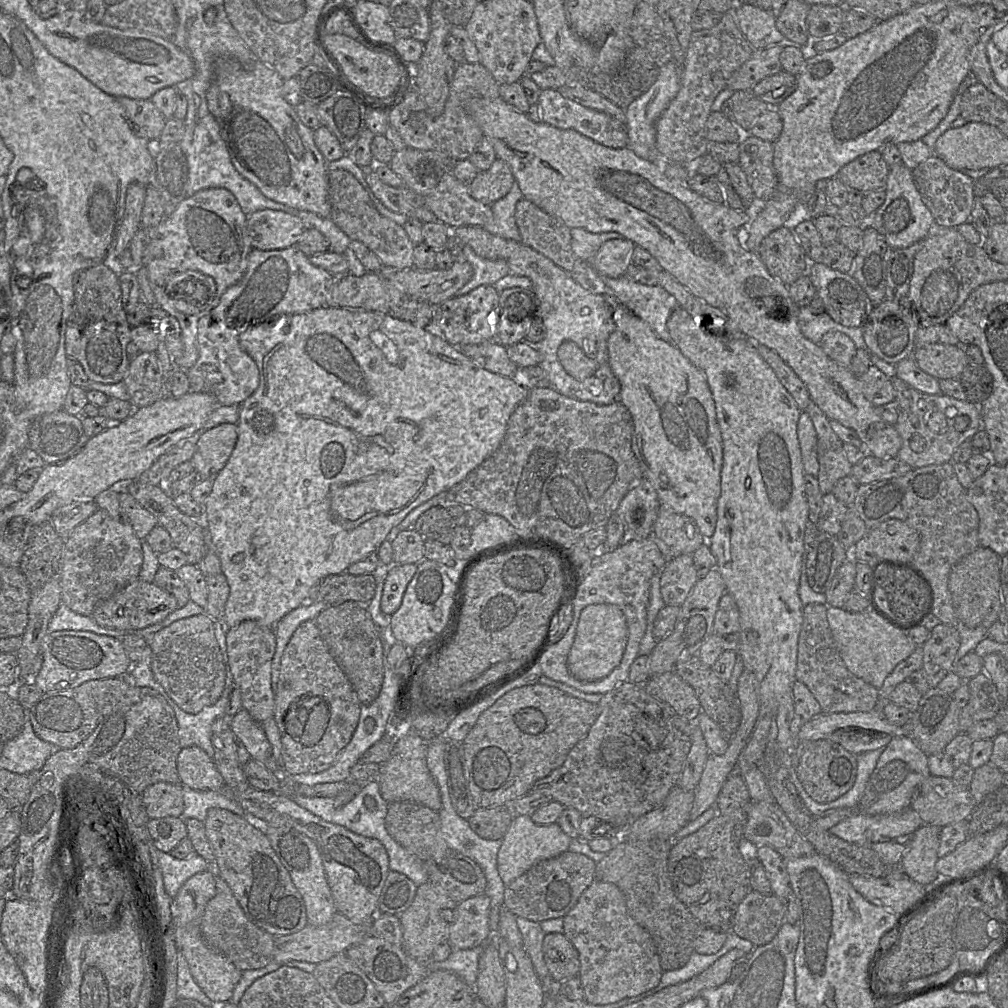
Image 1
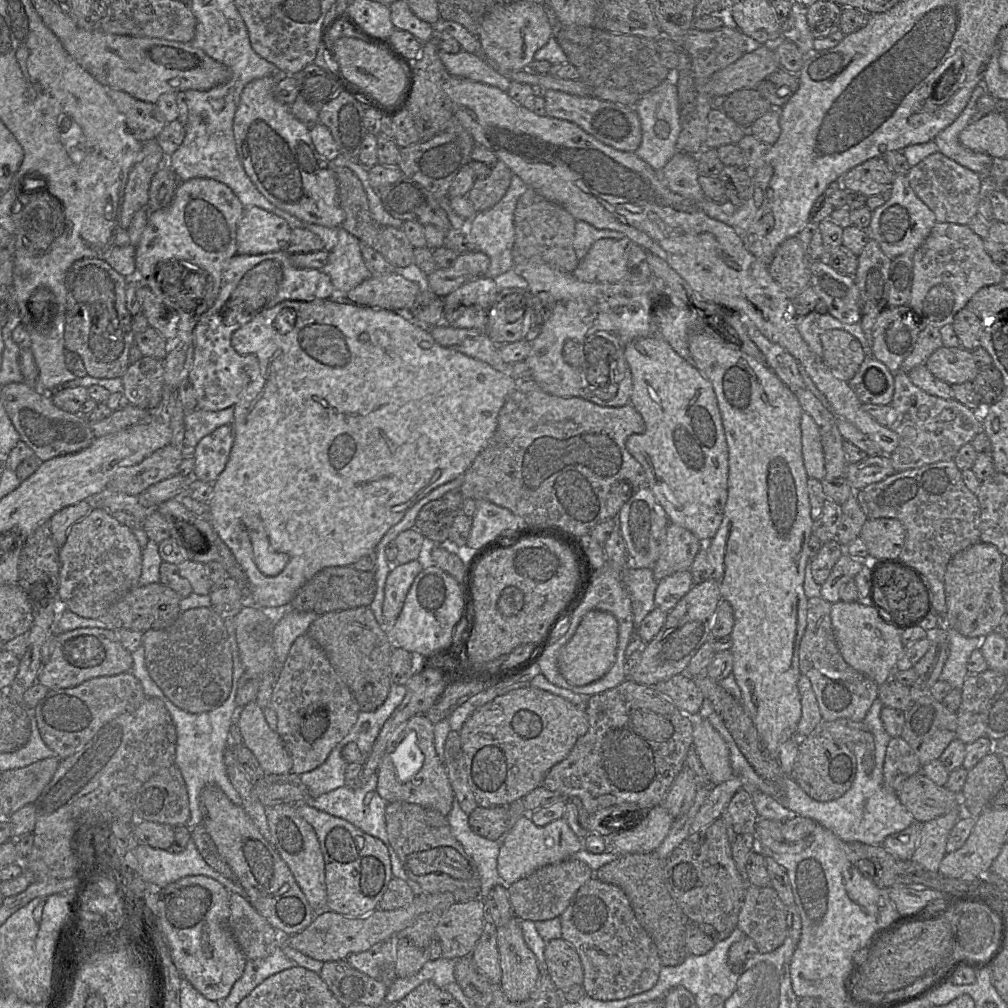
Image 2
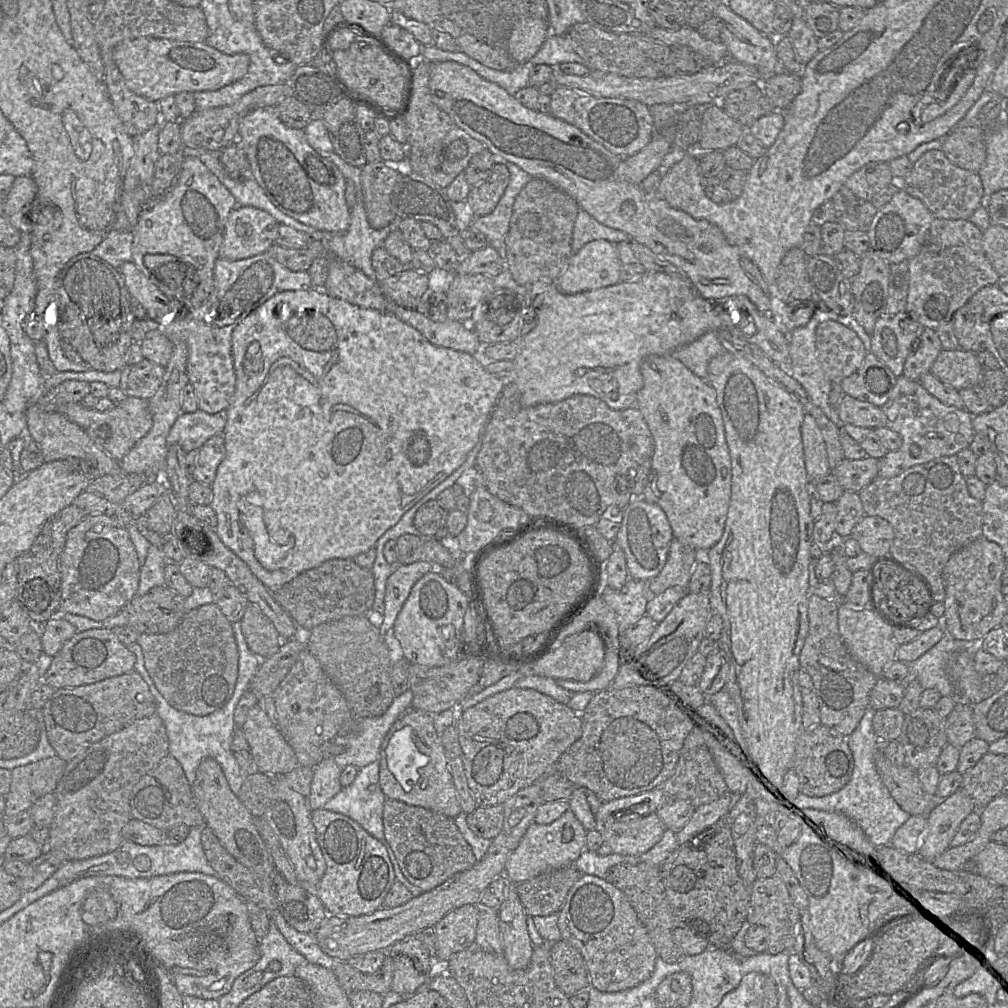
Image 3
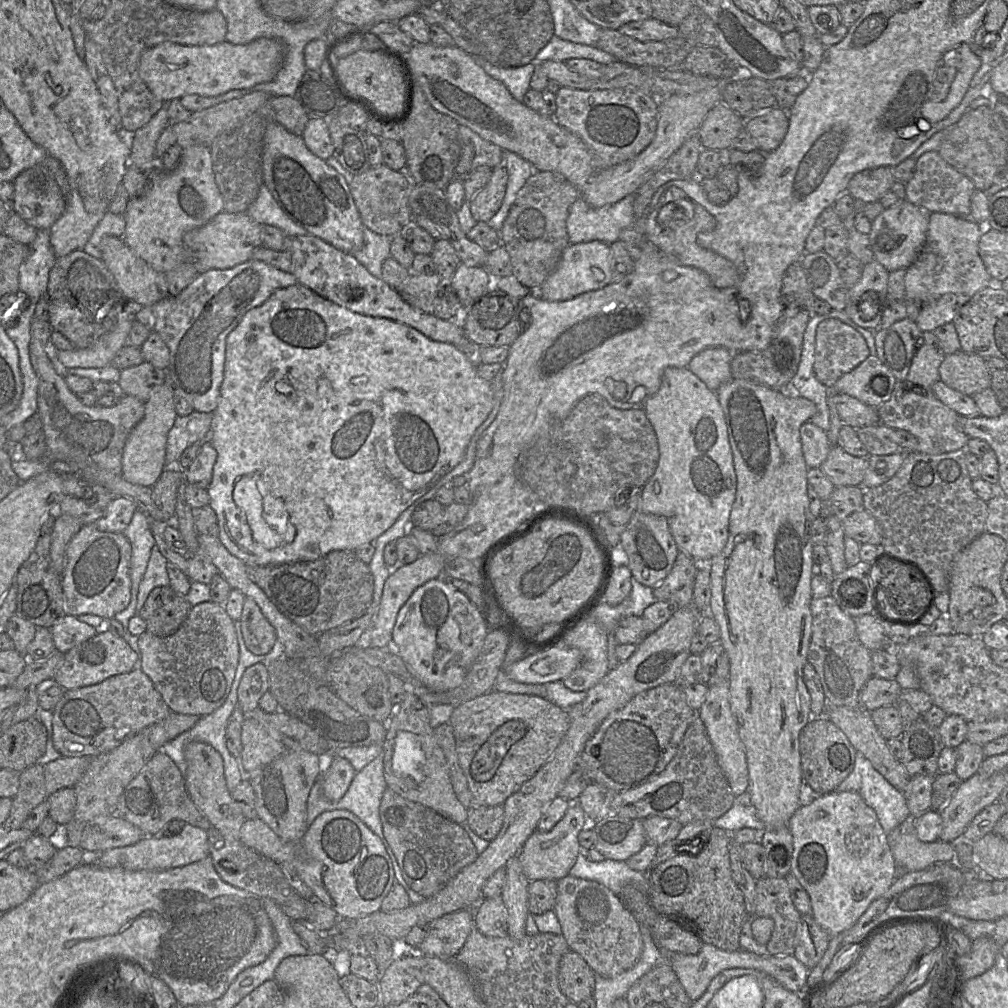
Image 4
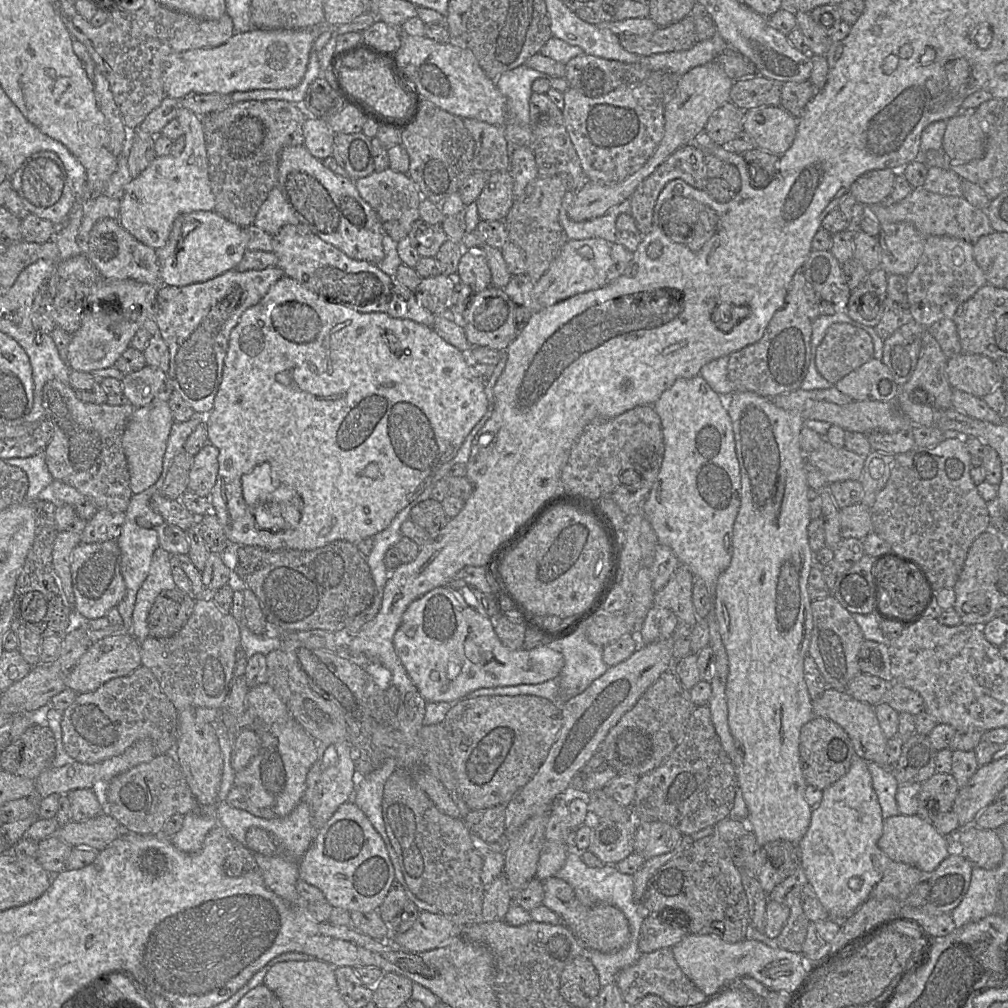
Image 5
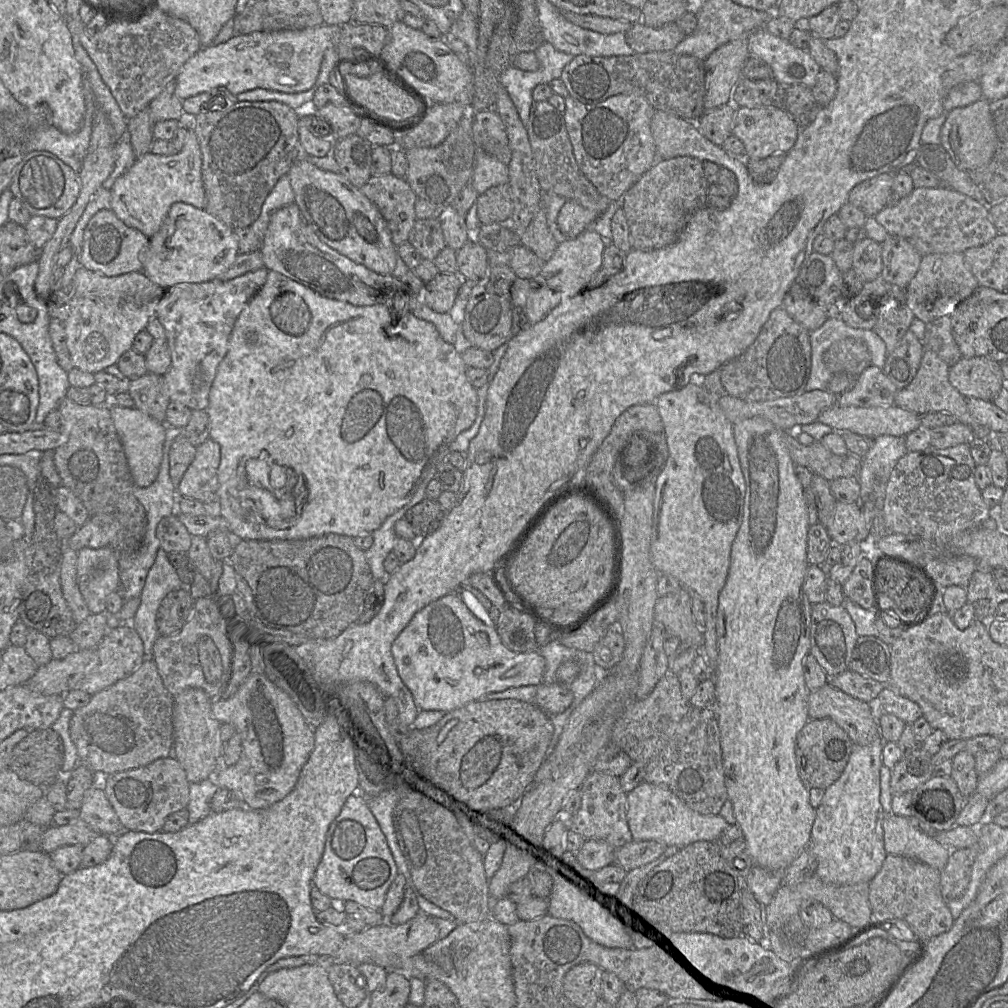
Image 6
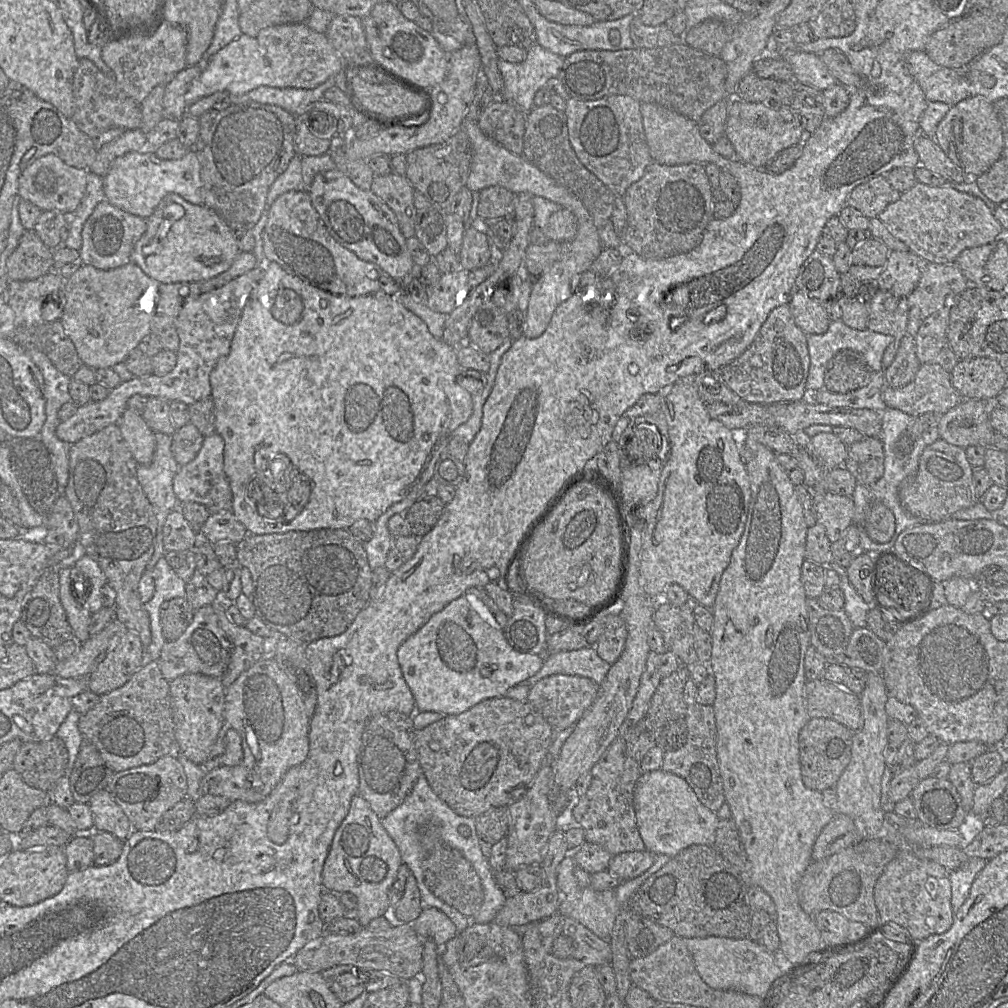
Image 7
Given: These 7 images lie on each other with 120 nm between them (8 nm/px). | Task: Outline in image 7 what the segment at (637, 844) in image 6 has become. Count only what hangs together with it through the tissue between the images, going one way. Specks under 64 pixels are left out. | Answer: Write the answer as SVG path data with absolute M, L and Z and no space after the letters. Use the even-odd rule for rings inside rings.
M648 850L624 852L612 857L607 870L621 881L642 875L655 862L656 854Z

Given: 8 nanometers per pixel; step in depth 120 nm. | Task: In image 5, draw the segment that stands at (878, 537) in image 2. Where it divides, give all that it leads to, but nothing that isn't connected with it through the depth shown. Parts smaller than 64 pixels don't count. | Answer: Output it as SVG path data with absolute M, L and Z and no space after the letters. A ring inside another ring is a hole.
M861 503L839 509L839 522L842 539L863 540L873 531L870 510Z

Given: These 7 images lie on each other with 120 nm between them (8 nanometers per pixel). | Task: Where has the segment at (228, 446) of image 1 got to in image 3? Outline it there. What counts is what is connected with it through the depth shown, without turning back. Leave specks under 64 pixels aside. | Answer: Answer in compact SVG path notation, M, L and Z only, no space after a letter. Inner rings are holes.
M222 434L208 439L199 449L195 460L195 469L190 476L192 481L211 485L216 471L225 456L225 443Z

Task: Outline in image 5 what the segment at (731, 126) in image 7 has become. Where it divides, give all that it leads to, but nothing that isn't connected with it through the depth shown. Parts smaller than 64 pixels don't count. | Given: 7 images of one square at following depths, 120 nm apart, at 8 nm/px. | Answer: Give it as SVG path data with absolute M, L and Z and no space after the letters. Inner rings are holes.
M781 106L758 107L744 111L743 131L754 141L755 148L781 156L792 145L796 135L798 119Z

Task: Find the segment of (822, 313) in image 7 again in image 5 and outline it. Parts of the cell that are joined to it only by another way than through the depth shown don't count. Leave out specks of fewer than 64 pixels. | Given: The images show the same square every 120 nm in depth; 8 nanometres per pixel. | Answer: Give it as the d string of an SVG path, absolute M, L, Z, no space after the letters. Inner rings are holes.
M802 270L792 278L786 295L786 306L808 317L811 321L820 316L821 301L825 301L811 287Z

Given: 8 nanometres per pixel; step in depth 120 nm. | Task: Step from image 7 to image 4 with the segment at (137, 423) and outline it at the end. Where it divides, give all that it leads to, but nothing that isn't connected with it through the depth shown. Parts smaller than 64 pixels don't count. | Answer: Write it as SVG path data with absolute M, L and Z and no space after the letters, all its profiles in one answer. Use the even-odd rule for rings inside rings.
M166 371L166 381L152 390L144 403L144 417L126 440L122 455L122 476L127 482L152 488L165 471L167 437L177 417L173 397L174 388Z

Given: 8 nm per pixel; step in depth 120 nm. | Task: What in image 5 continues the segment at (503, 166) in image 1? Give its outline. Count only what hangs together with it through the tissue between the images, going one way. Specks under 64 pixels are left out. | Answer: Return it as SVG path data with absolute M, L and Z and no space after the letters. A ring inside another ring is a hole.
M509 171L490 173L475 201L479 218L483 221L504 221L513 202L513 179Z

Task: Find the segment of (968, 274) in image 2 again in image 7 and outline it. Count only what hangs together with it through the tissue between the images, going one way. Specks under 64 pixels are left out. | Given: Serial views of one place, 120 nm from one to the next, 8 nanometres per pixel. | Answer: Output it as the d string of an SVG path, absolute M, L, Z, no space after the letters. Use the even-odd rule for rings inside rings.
M922 263L921 277L917 286L907 297L910 306L917 306L923 318L949 306L950 302L968 288L969 283L956 263Z

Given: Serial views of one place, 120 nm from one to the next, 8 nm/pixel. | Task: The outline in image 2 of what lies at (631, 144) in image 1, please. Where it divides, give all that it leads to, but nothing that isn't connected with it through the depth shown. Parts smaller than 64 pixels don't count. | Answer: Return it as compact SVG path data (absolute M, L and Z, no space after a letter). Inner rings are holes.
M670 70L669 77L657 87L642 95L634 106L639 116L642 131L642 140L635 153L655 171L661 171L678 152L676 142L681 132L681 117L675 72L676 70Z

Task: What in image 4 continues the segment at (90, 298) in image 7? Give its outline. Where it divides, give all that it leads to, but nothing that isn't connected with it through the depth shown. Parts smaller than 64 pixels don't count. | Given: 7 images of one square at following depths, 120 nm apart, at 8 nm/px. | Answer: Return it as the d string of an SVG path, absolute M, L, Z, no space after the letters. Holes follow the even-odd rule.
M126 301L125 309L118 316L115 326L100 336L90 347L58 350L57 355L61 363L67 369L102 368L112 364L120 349L128 343L137 307L143 306Z

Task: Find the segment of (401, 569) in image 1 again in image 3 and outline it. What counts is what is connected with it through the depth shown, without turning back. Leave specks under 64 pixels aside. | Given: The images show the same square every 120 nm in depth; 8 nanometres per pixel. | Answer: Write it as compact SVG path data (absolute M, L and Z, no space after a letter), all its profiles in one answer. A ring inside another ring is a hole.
M420 560L409 565L401 565L388 577L384 597L383 622L379 627L383 637L389 629L393 628L412 587L421 577L432 571L431 563Z

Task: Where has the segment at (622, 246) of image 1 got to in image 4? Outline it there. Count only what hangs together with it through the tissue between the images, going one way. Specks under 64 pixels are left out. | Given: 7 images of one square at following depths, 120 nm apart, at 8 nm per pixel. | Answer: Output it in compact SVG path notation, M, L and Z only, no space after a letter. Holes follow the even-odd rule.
M602 241L569 244L563 251L554 271L538 288L538 295L547 301L564 301L601 289L612 283L612 252L610 245Z

